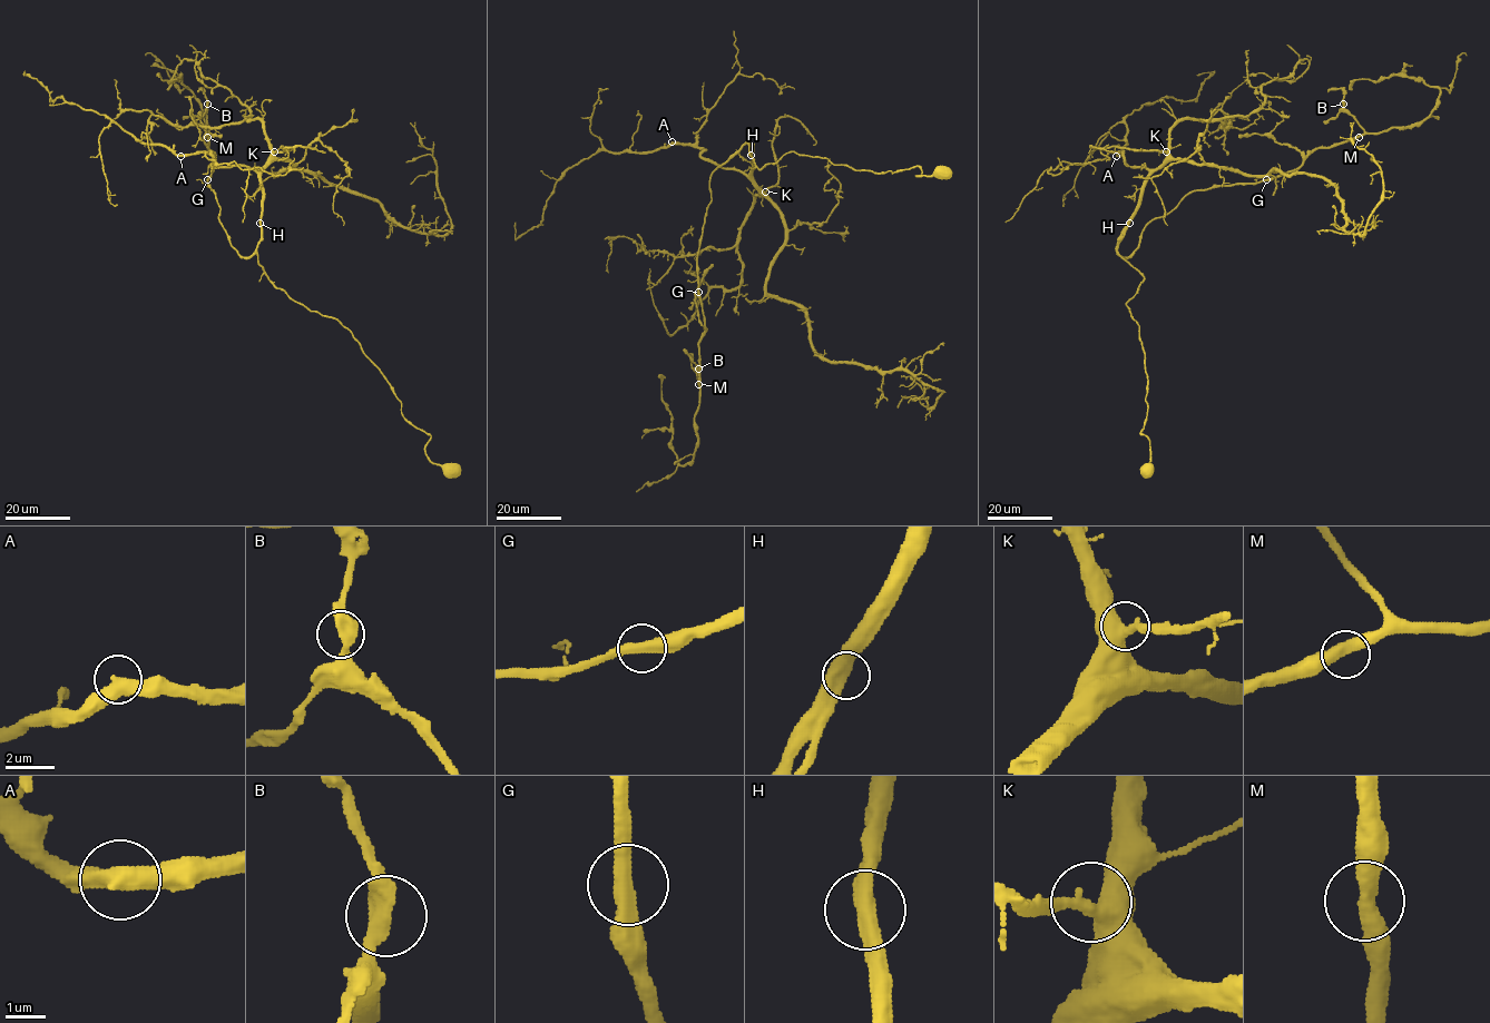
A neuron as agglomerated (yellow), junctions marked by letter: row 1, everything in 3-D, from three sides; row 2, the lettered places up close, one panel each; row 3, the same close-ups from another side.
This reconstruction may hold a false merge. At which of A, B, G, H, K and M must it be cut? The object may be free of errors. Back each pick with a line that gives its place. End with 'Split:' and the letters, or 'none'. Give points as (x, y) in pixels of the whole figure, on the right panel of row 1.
Split: none

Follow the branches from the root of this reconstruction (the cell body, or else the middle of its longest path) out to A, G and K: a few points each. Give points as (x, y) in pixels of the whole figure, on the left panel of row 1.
A: (456, 471), (429, 460), (431, 436), (353, 334), (258, 264), (258, 174), (180, 156)
G: (456, 471), (429, 460), (431, 436), (404, 417), (353, 334), (277, 288), (256, 252), (238, 253), (207, 179)
K: (456, 471), (429, 460), (431, 436), (404, 417), (353, 334), (294, 301), (258, 264), (261, 170), (274, 151)

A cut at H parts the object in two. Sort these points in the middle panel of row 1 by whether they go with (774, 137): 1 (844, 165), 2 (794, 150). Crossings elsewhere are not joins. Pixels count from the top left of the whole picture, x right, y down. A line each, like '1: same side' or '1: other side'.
1: other side
2: other side

